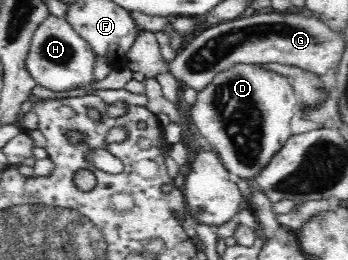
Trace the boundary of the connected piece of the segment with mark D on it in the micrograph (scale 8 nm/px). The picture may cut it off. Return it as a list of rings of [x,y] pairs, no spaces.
[[[236,64],[234,68],[220,72],[199,91],[197,105],[187,108],[198,131],[218,151],[226,168],[247,181],[260,176],[293,136],[290,120],[297,116],[300,105],[300,97],[286,76],[267,70],[260,72],[260,69],[257,64]]]

